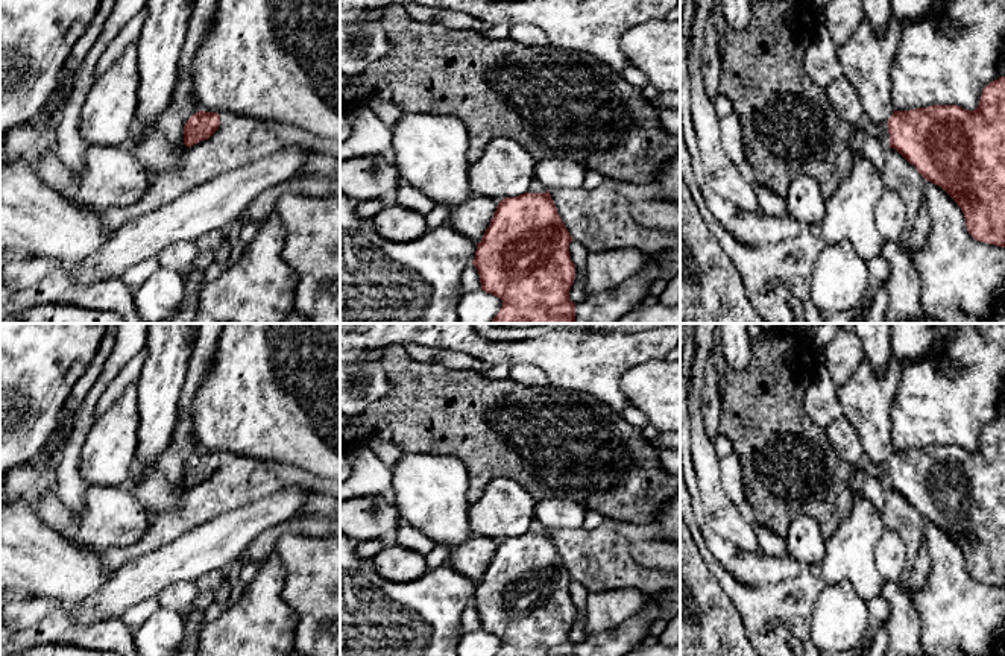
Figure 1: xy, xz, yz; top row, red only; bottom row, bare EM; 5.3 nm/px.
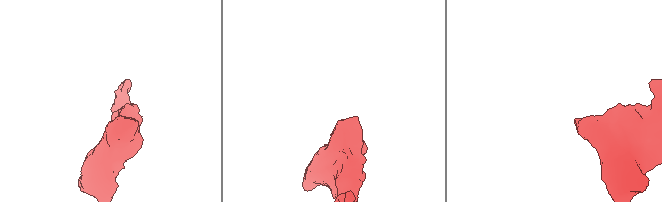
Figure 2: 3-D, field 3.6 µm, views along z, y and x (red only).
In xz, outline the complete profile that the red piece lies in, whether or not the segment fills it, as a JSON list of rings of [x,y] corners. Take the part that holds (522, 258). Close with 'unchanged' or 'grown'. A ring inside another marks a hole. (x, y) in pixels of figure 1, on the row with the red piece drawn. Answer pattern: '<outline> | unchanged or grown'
[[[536,175],[527,193],[499,200],[472,261],[481,290],[502,301],[490,323],[575,323],[575,304],[569,299],[575,279],[571,241],[550,191]]] | grown

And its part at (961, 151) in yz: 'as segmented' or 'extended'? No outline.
extended

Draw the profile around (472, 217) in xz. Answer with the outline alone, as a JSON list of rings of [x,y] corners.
[[[472,194],[462,205],[451,208],[451,216],[448,223],[468,235],[472,241],[480,243],[490,220],[496,211],[499,200],[483,196]]]

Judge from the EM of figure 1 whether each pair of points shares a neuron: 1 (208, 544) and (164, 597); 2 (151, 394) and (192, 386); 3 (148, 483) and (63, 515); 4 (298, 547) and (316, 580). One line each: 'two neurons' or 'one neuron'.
1: two neurons
2: two neurons
3: two neurons
4: one neuron

